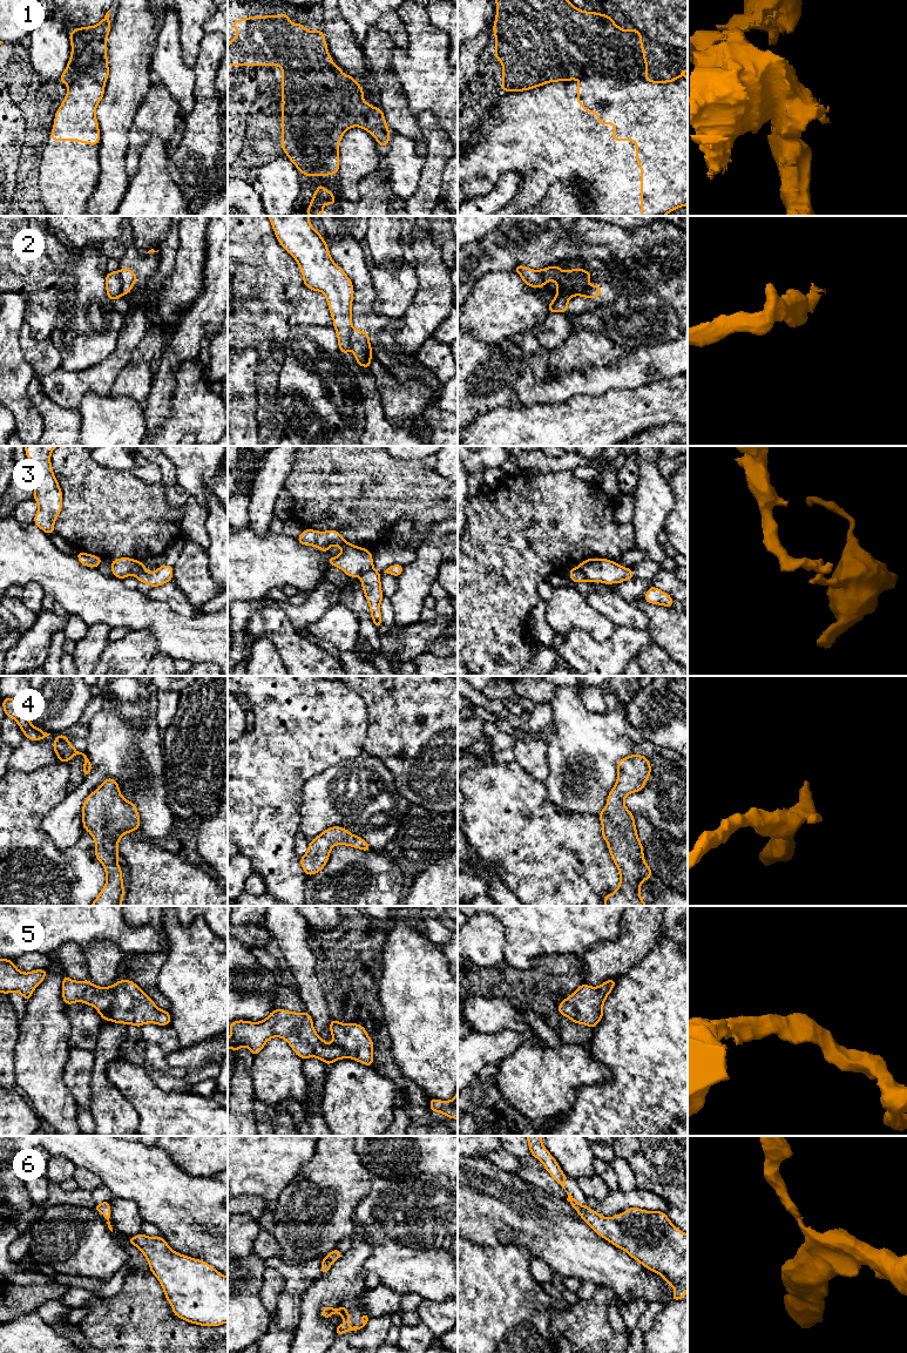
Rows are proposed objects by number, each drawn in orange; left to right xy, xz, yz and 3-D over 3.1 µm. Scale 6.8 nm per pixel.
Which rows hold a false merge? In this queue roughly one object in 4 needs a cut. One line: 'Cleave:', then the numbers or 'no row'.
Cleave: 2, 3

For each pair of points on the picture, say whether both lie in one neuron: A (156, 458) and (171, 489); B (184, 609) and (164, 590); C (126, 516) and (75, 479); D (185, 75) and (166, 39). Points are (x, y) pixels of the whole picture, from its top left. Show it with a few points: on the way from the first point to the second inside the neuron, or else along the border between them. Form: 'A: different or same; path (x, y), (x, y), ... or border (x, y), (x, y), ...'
A: same; path (164, 466), (168, 469), (169, 481)
B: same; path (180, 604), (169, 594)
C: same; path (113, 514), (88, 491)
D: same; path (176, 66), (169, 59), (169, 48)

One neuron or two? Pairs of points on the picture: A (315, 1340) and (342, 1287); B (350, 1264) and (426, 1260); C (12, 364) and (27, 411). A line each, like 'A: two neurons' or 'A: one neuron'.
A: one neuron
B: two neurons
C: one neuron

